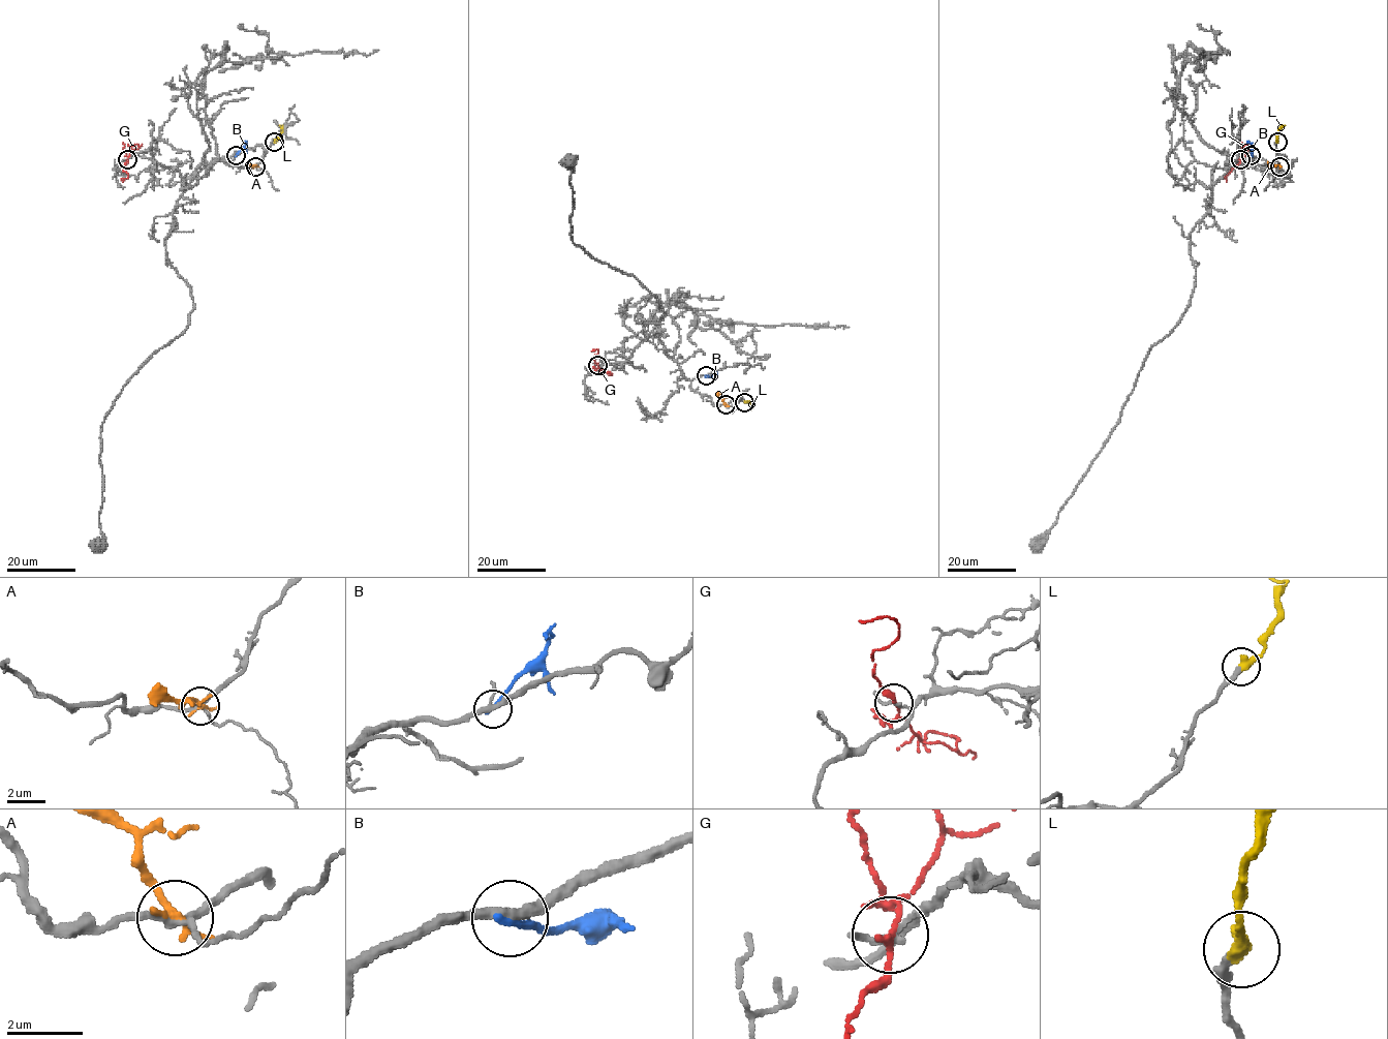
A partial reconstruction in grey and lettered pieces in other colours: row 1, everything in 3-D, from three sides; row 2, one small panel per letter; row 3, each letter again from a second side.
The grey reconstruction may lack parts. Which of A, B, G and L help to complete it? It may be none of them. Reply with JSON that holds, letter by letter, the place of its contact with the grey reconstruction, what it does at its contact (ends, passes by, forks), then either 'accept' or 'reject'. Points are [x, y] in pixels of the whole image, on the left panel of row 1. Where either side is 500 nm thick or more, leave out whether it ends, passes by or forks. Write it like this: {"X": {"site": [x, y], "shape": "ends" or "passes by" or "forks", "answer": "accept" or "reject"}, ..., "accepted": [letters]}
{"A": {"site": [255, 166], "shape": "ends", "answer": "reject"}, "B": {"site": [236, 155], "shape": "ends", "answer": "reject"}, "G": {"site": [127, 159], "shape": "passes by", "answer": "reject"}, "L": {"site": [274, 142], "shape": "ends", "answer": "accept"}, "accepted": ["L"]}

